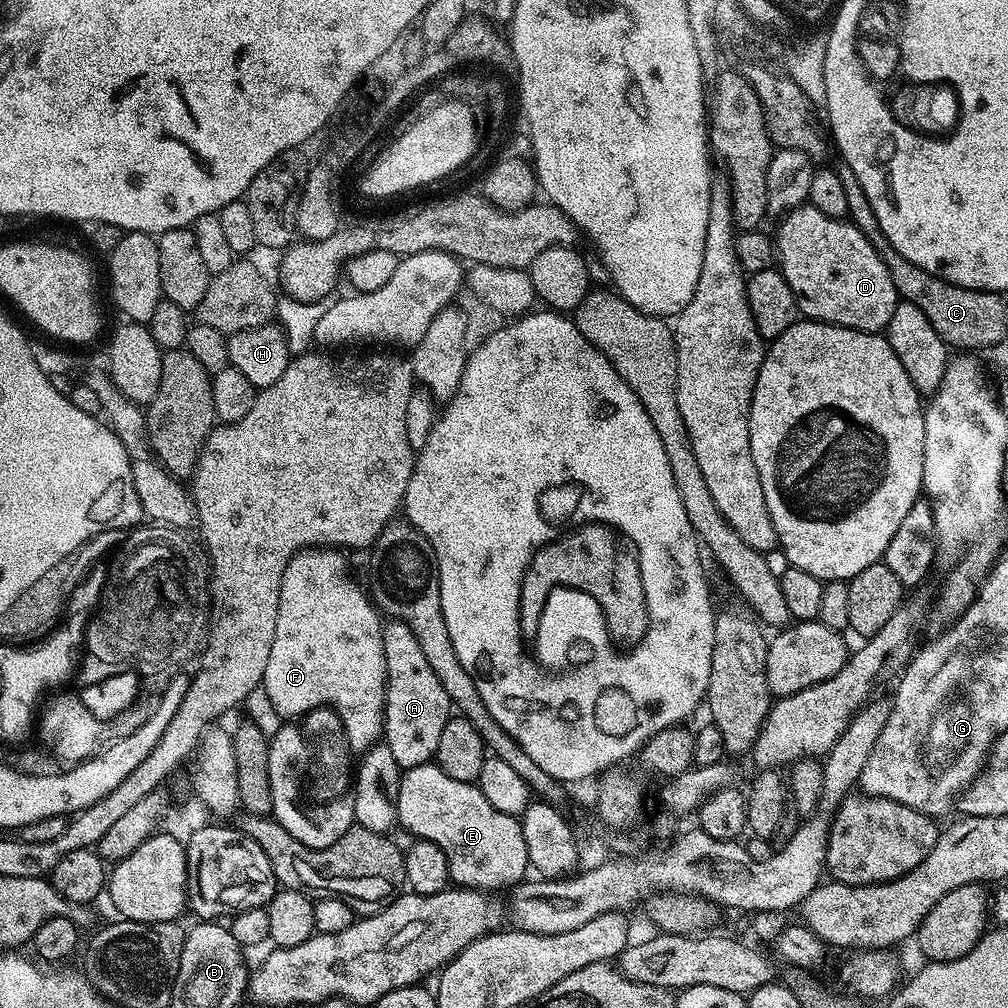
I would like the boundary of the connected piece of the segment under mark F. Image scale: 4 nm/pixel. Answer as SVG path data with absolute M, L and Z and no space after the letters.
M317 546L299 552L282 574L282 590L278 598L278 626L274 630L274 646L270 646L270 662L262 685L284 718L303 717L316 708L329 707L341 719L351 751L362 754L381 739L384 731L384 687L386 686L386 654L382 650L382 616L369 593L348 580L344 560L339 551Z

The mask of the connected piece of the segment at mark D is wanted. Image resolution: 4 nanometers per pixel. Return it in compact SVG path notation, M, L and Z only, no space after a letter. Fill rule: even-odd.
M801 206L791 209L781 220L784 221L781 222L780 229L777 230L776 236L774 232L774 252L778 257L779 272L784 275L786 282L790 286L790 290L796 295L796 307L799 315L810 320L819 320L822 324L836 324L840 328L853 328L859 332L883 333L890 322L890 314L894 314L894 310L898 303L896 287L894 286L894 278L890 276L890 270L886 266L886 262L880 257L876 247L866 238L866 234L862 234L860 227L852 223L851 219L845 218L839 220L833 216L822 214L822 210L818 210L811 206Z

